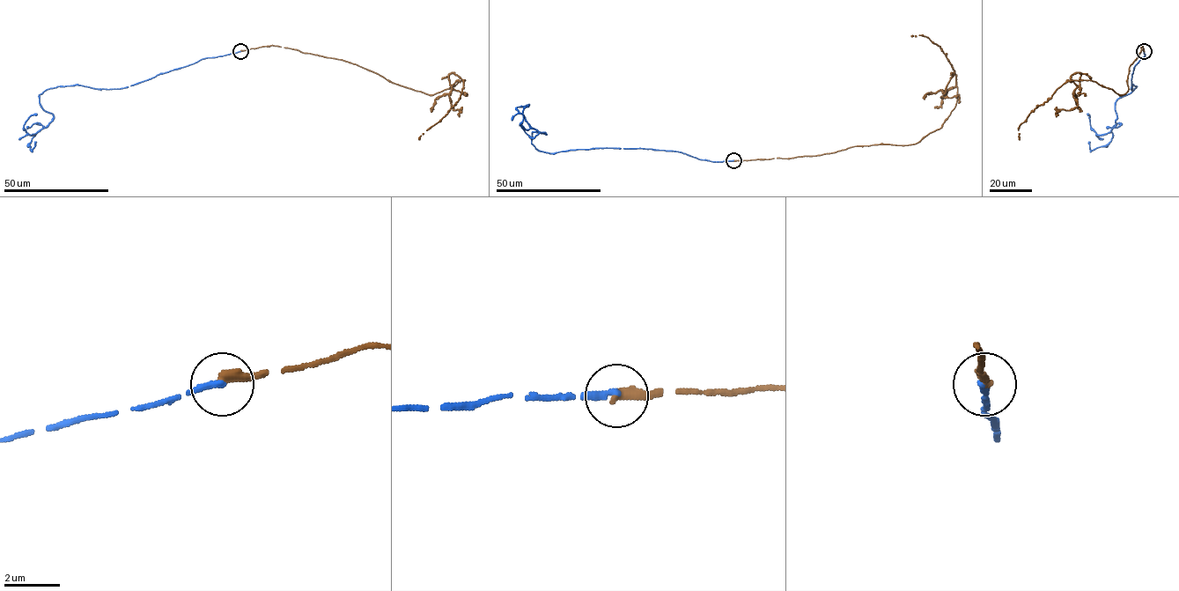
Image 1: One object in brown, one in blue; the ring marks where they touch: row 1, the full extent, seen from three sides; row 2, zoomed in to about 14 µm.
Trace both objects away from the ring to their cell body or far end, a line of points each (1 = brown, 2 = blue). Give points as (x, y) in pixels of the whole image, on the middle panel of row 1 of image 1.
1: (733, 160), (908, 145), (941, 127), (955, 106), (956, 76), (939, 46), (926, 36), (910, 35)
2: (733, 160), (640, 148), (540, 151), (531, 142), (532, 133), (546, 134), (534, 129), (516, 108), (529, 104)

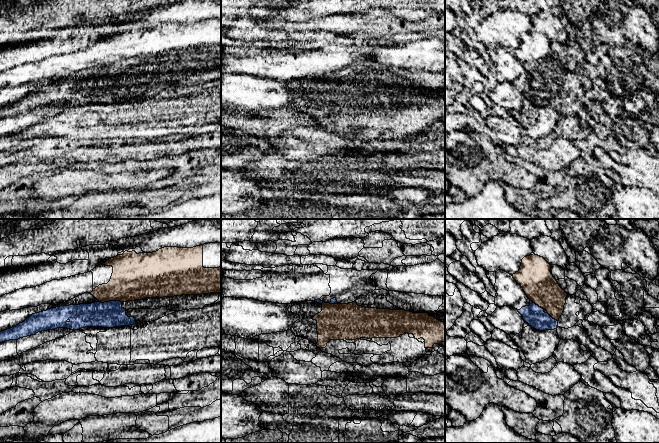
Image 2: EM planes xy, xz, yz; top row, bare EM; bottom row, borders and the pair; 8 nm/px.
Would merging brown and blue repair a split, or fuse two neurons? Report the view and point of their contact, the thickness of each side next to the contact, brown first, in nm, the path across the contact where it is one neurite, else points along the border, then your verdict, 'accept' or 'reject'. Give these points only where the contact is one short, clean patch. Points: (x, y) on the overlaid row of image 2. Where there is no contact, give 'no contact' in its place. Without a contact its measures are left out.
xy (110, 300) | 340/220 nm | accept

